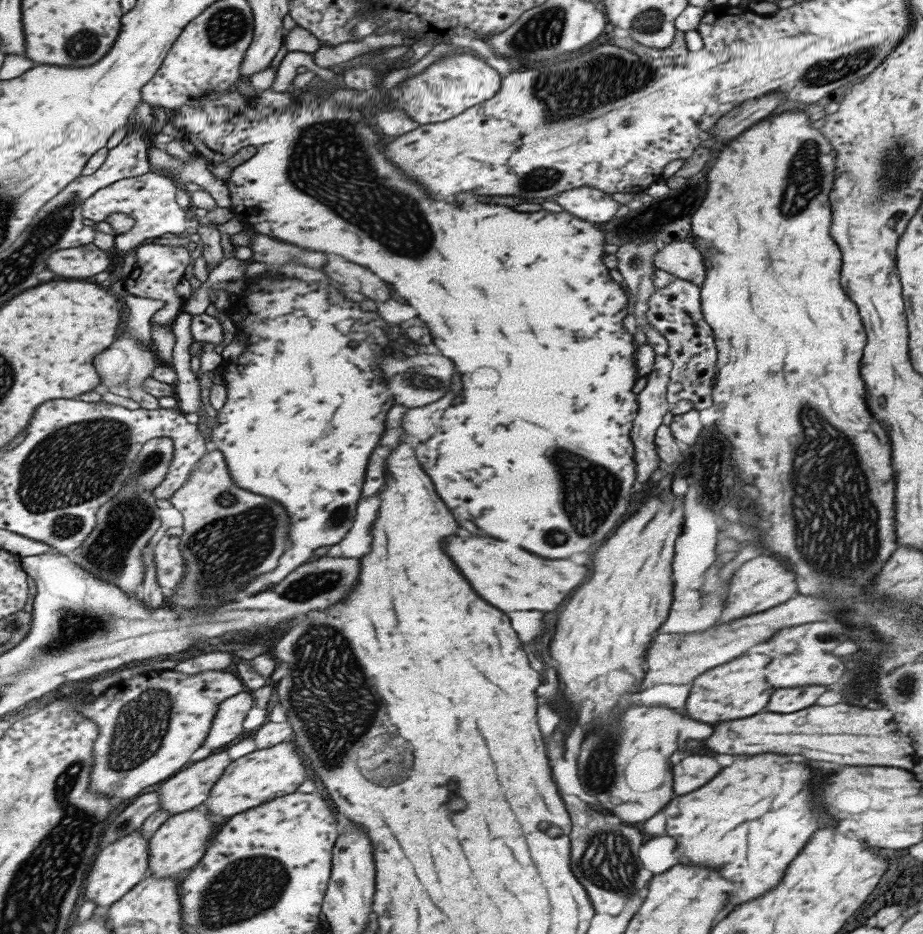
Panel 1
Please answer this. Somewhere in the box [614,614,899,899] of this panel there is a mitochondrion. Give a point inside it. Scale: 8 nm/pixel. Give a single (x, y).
(873, 635)

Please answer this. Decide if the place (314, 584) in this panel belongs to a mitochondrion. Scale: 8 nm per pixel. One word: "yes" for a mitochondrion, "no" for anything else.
yes

